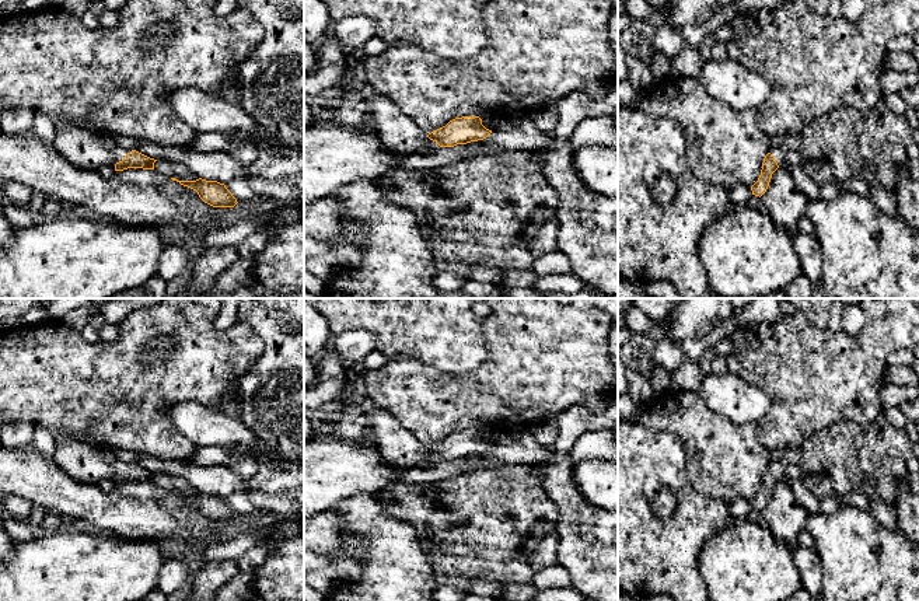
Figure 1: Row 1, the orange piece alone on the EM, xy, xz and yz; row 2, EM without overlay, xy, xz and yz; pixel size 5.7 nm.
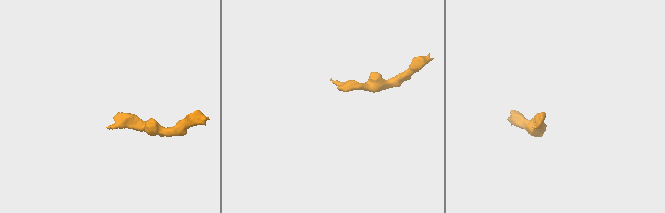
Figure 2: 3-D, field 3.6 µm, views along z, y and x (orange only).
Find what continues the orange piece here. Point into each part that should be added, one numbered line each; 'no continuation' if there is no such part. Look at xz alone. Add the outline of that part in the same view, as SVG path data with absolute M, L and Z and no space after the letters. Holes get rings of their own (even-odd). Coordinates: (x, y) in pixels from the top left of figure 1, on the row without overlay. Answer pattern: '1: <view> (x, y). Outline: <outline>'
1: xz (398, 446). Outline: M373 408L370 424L374 429L380 454L399 472L401 478L410 469L419 468L423 461L430 461L433 465L440 462L388 410Z

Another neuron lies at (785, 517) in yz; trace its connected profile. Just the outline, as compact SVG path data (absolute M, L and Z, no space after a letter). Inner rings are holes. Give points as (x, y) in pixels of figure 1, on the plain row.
M779 481L771 492L766 506L761 510L765 527L773 537L792 549L799 545L799 535L806 530L810 514L797 502L790 485Z

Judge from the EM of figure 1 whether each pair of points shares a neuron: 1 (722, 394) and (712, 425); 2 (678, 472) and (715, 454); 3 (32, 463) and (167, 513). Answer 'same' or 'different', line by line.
1: different
2: different
3: same

